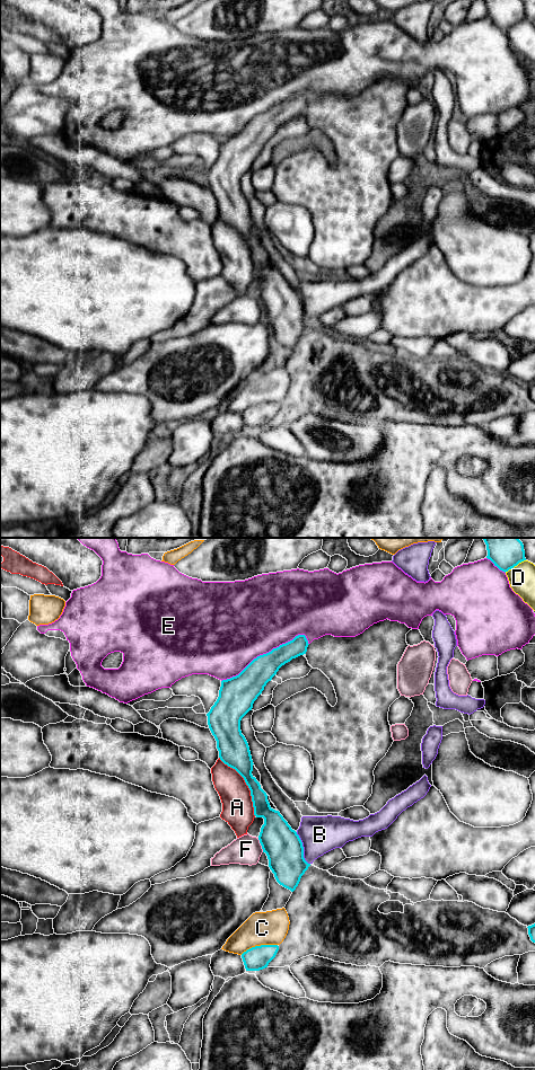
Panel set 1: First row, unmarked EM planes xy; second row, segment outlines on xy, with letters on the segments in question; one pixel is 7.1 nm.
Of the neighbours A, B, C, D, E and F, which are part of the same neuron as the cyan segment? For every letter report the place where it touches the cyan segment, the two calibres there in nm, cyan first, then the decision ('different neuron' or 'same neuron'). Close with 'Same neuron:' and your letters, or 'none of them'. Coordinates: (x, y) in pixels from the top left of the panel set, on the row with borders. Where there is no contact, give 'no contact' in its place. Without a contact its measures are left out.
A: contact xy (246, 784); calibres 220 and 220 nm; same neuron
B: contact xy (303, 848); calibres 260 and 280 nm; different neuron
C: contact xy (259, 946); calibres 170 and 240 nm; different neuron
D: contact xy (515, 565); calibres 240 and 190 nm; different neuron
E: contact xy (263, 654); calibres 220 and 500 nm; different neuron
F: contact xy (261, 845); calibres 260 and 200 nm; different neuron
Same neuron: A

